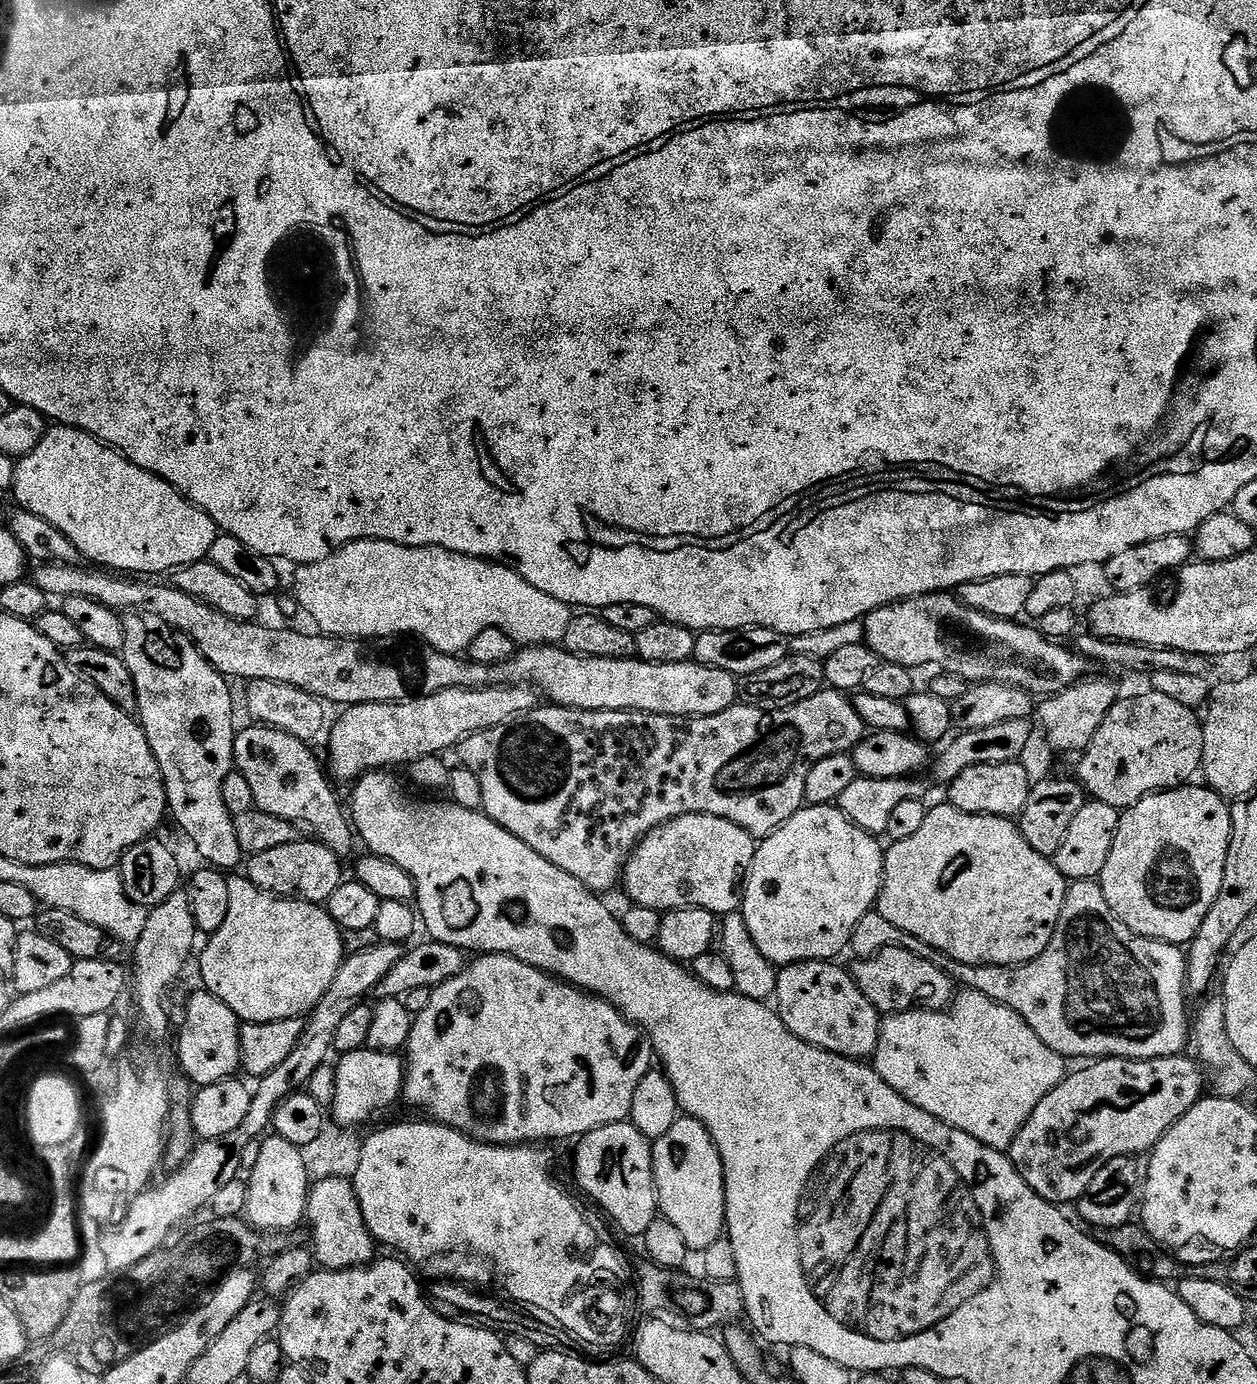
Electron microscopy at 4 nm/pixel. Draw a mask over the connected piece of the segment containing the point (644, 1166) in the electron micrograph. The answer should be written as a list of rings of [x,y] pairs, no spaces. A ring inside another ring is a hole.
[[[631,1119],[615,1120],[585,1131],[588,1133],[576,1148],[576,1180],[626,1231],[644,1234],[658,1216],[656,1172],[652,1168],[654,1144],[649,1133]]]

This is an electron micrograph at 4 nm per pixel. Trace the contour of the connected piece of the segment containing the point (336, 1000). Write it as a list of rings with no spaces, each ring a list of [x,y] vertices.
[[[366,944],[358,950],[352,951],[345,957],[340,968],[336,971],[334,979],[331,980],[330,986],[324,992],[318,1003],[313,1005],[310,1015],[311,1022],[306,1024],[302,1032],[300,1043],[298,1043],[292,1052],[282,1061],[272,1072],[265,1073],[255,1085],[252,1106],[257,1113],[272,1113],[277,1106],[294,1092],[297,1088],[303,1087],[323,1064],[330,1050],[333,1051],[337,1028],[341,1025],[342,1019],[346,1018],[355,1003],[366,992],[370,991],[384,976],[389,975],[396,961],[396,954],[389,949],[389,945]]]

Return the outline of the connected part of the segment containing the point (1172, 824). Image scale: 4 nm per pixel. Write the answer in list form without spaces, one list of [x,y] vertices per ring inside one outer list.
[[[1192,783],[1148,793],[1129,805],[1120,815],[1114,846],[1098,877],[1113,915],[1130,926],[1144,926],[1151,937],[1171,943],[1191,941],[1204,916],[1212,909],[1222,890],[1226,854],[1232,839],[1232,809],[1227,799],[1210,786]]]

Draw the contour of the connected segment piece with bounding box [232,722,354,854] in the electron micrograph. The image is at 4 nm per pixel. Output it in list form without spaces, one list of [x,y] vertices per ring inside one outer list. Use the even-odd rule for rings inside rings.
[[[253,723],[253,728],[241,727],[232,751],[235,771],[243,773],[250,782],[255,807],[265,808],[276,816],[297,816],[316,827],[315,835],[330,843],[332,849],[347,854],[352,848],[354,828],[340,813],[336,792],[329,773],[316,761],[316,756],[295,736],[281,726]]]

